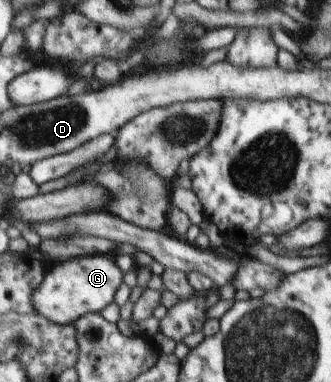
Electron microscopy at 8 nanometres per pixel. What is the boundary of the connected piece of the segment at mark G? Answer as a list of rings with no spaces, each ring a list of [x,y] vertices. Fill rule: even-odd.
[[[92,255],[87,257],[77,257],[68,261],[58,262],[45,273],[42,284],[32,293],[32,306],[36,312],[46,320],[59,325],[72,324],[76,319],[86,315],[86,313],[100,313],[102,309],[114,302],[115,294],[123,283],[123,274],[117,263],[112,261],[108,255]]]

